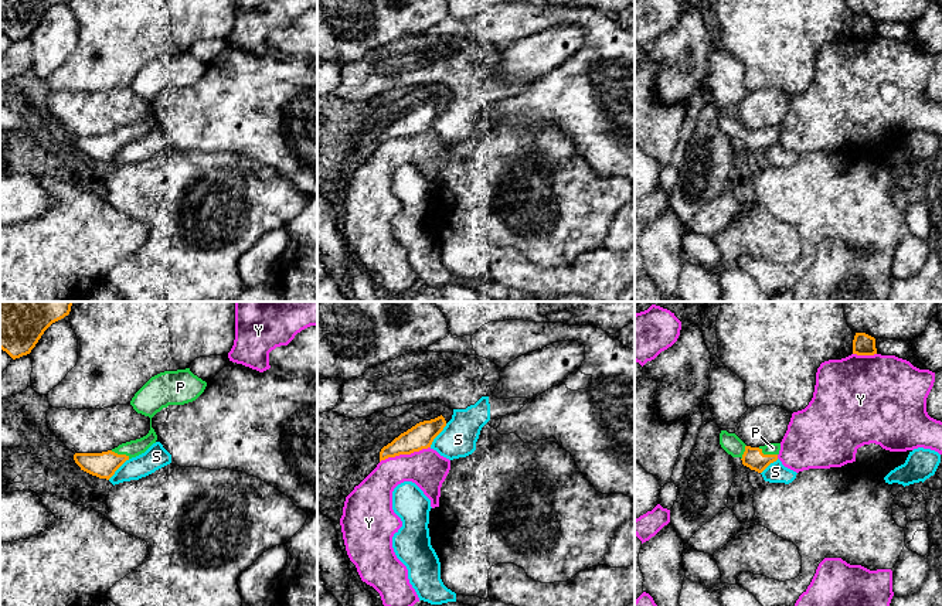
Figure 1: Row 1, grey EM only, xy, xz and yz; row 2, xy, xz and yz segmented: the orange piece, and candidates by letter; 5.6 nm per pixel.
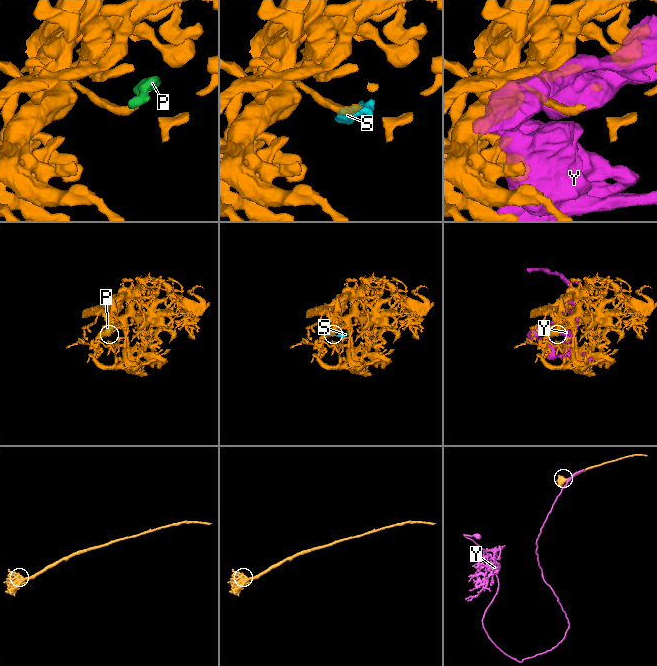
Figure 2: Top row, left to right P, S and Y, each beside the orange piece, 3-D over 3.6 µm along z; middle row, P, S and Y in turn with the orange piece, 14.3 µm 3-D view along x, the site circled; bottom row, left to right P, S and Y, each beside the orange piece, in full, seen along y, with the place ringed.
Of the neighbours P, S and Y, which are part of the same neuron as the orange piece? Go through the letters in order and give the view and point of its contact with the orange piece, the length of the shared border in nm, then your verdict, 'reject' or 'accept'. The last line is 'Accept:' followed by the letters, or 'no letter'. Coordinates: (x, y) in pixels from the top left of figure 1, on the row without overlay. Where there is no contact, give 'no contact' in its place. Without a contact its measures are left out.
P: yz (768, 138) | 120 nm | accept
S: xz (438, 116) | 170 nm | reject
Y: xz (404, 136) | 300 nm | reject
Accept: P

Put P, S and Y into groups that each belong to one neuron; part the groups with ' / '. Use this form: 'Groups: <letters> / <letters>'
Groups: P / S / Y

